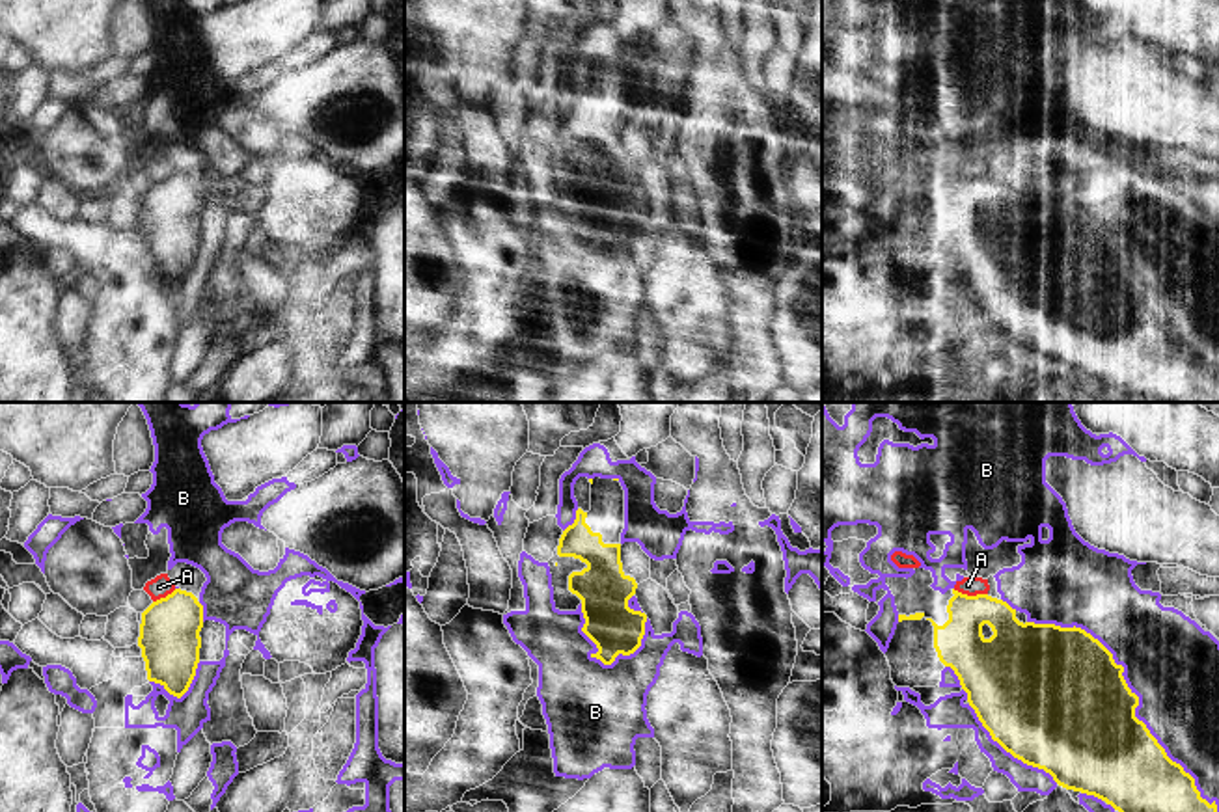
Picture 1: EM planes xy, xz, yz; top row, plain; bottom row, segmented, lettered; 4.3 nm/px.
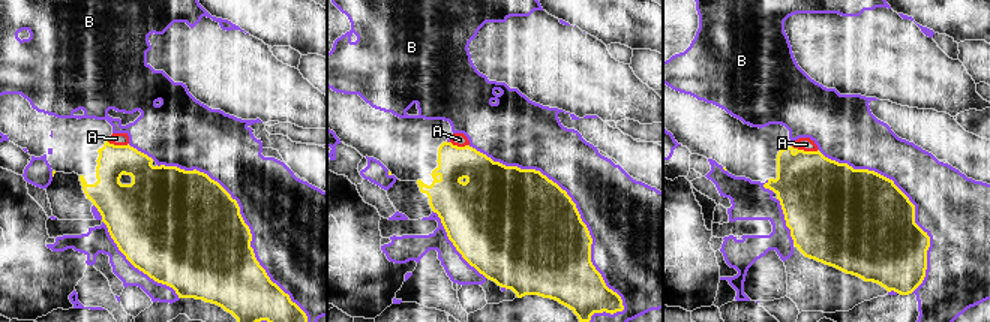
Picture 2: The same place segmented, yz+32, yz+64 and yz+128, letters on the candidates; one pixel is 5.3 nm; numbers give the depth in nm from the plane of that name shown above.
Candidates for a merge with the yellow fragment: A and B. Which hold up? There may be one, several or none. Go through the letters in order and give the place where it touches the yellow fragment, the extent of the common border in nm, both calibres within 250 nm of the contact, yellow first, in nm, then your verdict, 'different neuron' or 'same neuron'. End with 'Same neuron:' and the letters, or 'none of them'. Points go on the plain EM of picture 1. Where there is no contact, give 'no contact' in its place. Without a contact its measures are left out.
A: contact yz (970, 179); length 150 nm; calibres 220 and 80 nm; different neuron
B: contact yz (1137, 280); length 1200 nm; calibres 460 and 400 nm; different neuron
Same neuron: none of them

